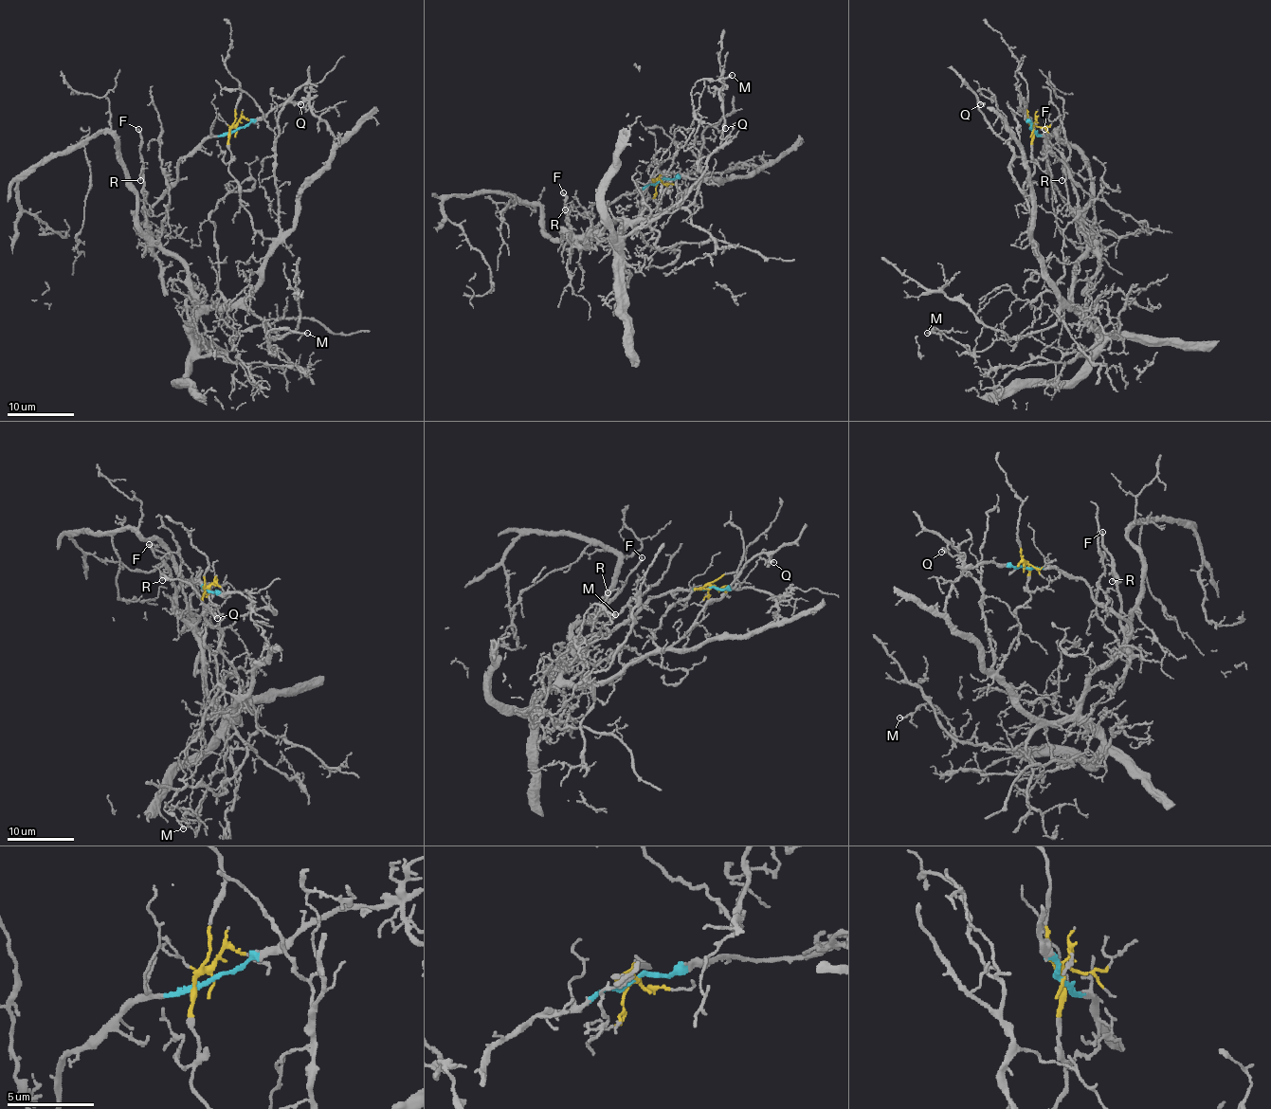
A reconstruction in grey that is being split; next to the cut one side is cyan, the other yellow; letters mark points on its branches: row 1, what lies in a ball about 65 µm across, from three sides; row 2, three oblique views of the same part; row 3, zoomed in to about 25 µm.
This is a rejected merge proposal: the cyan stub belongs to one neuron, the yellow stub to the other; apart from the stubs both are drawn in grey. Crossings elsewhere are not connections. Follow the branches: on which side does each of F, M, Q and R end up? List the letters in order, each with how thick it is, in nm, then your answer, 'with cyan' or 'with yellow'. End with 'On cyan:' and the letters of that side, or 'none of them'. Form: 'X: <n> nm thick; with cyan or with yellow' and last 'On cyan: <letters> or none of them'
F: 240 nm thick; with cyan
M: 190 nm thick; with yellow
Q: 130 nm thick; with yellow
R: 120 nm thick; with cyan
On cyan: F, R

